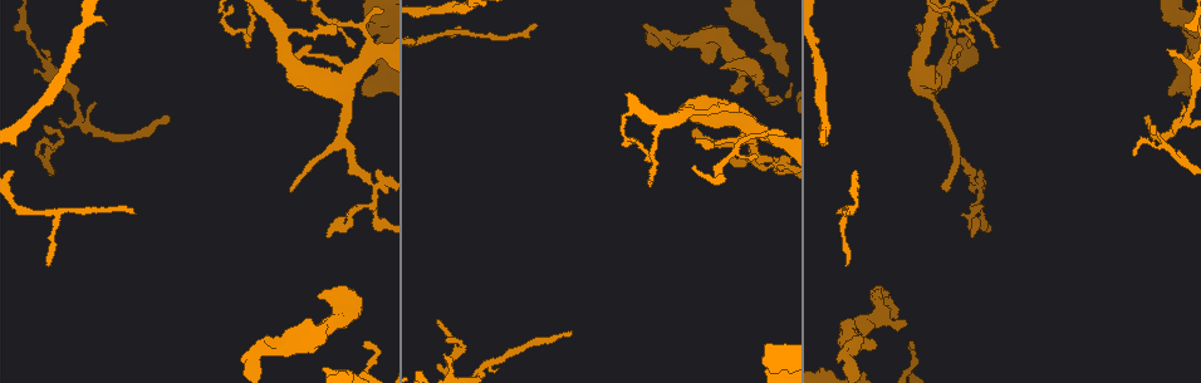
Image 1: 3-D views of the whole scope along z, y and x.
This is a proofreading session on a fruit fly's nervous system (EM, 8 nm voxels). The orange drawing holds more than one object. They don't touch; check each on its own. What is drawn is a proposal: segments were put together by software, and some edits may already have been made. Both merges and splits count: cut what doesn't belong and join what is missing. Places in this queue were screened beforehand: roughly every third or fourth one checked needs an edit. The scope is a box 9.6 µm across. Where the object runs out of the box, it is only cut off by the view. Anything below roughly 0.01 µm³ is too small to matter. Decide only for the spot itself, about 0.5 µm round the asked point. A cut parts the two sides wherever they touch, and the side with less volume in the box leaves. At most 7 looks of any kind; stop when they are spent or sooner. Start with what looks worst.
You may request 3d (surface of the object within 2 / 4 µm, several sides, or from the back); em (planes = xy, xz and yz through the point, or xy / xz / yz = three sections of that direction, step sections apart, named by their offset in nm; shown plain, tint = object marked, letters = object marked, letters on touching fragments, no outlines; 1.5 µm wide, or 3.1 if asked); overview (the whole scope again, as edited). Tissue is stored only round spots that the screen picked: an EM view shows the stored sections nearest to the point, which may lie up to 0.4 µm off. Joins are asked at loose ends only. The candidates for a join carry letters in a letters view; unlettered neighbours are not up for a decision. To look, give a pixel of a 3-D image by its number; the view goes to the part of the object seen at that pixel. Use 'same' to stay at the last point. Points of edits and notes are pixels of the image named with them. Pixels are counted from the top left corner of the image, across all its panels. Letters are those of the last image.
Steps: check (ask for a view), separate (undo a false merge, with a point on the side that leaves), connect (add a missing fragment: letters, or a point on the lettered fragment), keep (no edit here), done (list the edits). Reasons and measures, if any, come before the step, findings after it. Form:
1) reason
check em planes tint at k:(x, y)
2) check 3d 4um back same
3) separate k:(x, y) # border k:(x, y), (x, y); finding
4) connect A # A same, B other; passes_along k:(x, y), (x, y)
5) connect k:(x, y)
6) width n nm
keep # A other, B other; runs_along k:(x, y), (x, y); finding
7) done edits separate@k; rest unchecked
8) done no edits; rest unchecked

four or more arms meet
check em planes letters at 1:(772, 167)

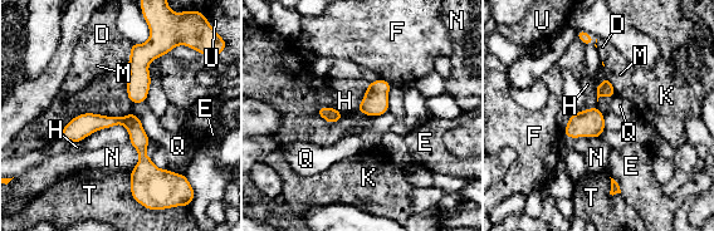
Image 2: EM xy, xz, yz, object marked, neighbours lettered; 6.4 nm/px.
keep # D other, E other, F other, H other, K other, M other, N other, Q other, T other, U other; border 2:(365, 92), (360, 106), (355, 111); all the same neuron

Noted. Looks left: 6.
check em planes tint at 1:(363, 96)

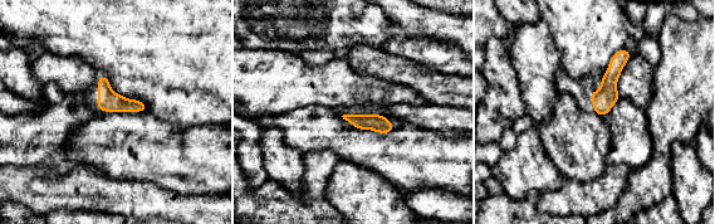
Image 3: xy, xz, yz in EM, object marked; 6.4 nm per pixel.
see the neighbours
check em planes letters same

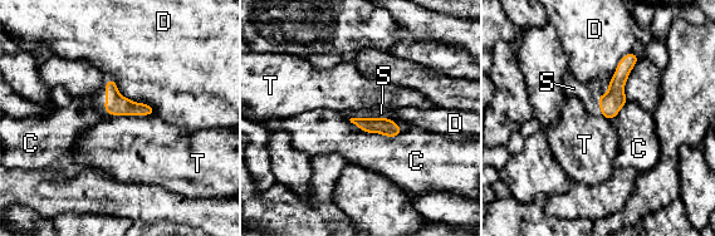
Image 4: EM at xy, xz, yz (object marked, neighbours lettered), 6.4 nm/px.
connect S # C other, D other, S same, T other; passes_along 4:(611, 103), (598, 103), (573, 88); the neuron continues

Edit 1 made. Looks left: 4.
check em xy step 8 letters at 1:(938, 4)

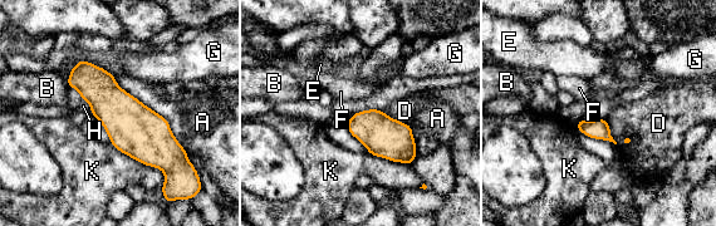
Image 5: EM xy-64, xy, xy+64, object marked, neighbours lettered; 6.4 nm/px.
longest_contact A 650 nm
keep # A other, B other, D other, E other, F other, G other, H other, K other; runs_along 5:(82, 63), (175, 175); continuous, no second neuron

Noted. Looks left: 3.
done edits connect@4; rest unchecked

